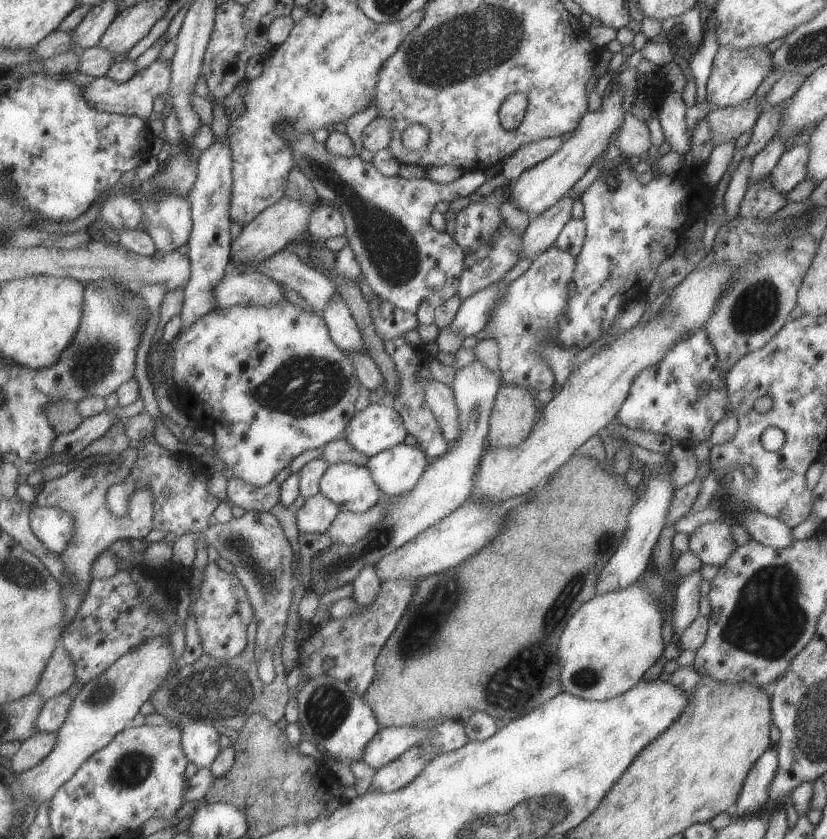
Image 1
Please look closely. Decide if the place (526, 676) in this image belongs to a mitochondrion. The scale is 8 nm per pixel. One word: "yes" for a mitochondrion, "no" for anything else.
yes

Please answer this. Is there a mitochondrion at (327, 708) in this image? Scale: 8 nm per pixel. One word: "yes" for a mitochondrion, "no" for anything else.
yes

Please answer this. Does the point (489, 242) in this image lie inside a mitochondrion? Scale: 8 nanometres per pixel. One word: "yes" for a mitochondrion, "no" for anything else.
no

